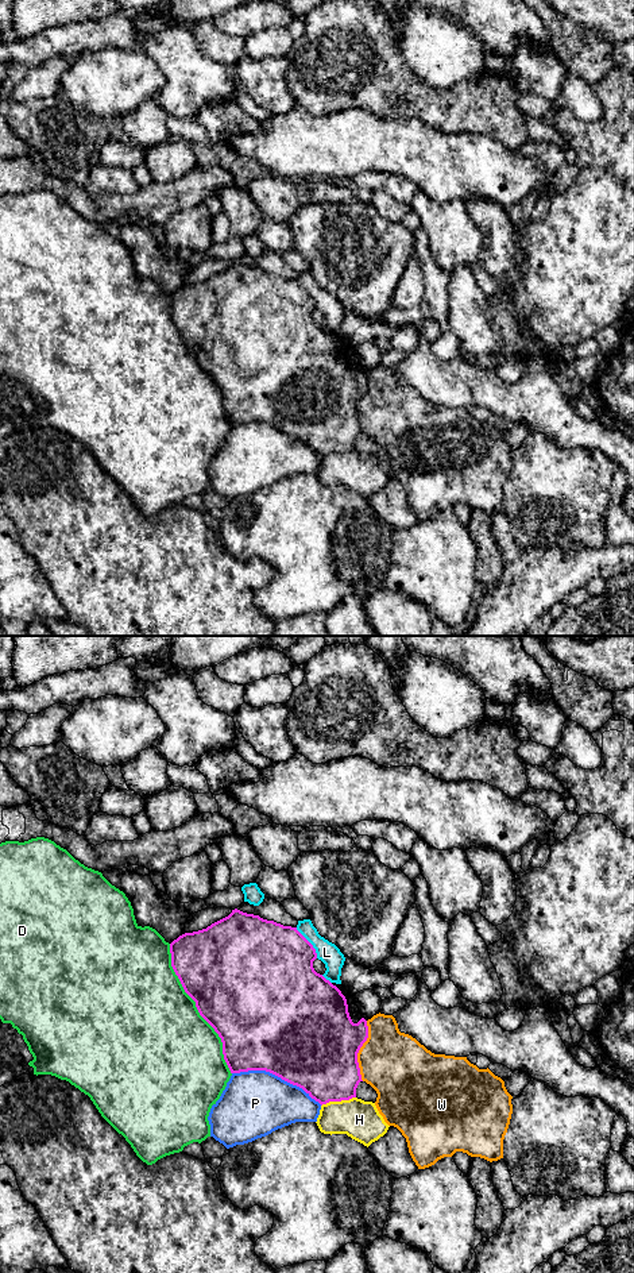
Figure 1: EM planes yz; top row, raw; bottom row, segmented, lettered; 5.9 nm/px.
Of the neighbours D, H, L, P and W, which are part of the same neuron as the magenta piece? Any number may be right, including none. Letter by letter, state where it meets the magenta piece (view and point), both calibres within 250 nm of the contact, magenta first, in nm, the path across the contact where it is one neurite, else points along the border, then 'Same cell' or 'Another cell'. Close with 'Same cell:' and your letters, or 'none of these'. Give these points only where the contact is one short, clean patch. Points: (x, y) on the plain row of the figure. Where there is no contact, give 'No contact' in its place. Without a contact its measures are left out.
D: Touches magenta at yz (197, 361). Thickness 500 nm (magenta) against 500 nm. Another cell
H: Touches magenta at yz (337, 452). Thickness 400 nm (magenta) against 240 nm. Another cell
L: Touches magenta at yz (309, 294). Thickness 460 nm (magenta) against 120 nm. Another cell
P: Touches magenta at yz (277, 427). Thickness 500 nm (magenta) against 400 nm. Another cell
W: Touches magenta at yz (359, 401). Thickness 480 nm (magenta) against 380 nm. Another cell
Same cell: none of these

